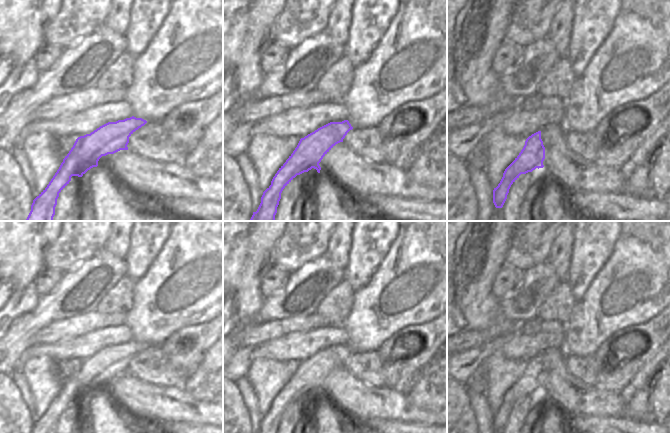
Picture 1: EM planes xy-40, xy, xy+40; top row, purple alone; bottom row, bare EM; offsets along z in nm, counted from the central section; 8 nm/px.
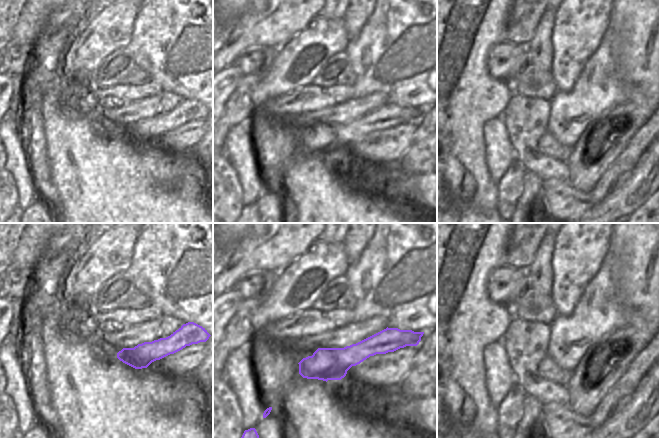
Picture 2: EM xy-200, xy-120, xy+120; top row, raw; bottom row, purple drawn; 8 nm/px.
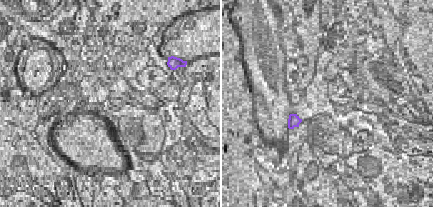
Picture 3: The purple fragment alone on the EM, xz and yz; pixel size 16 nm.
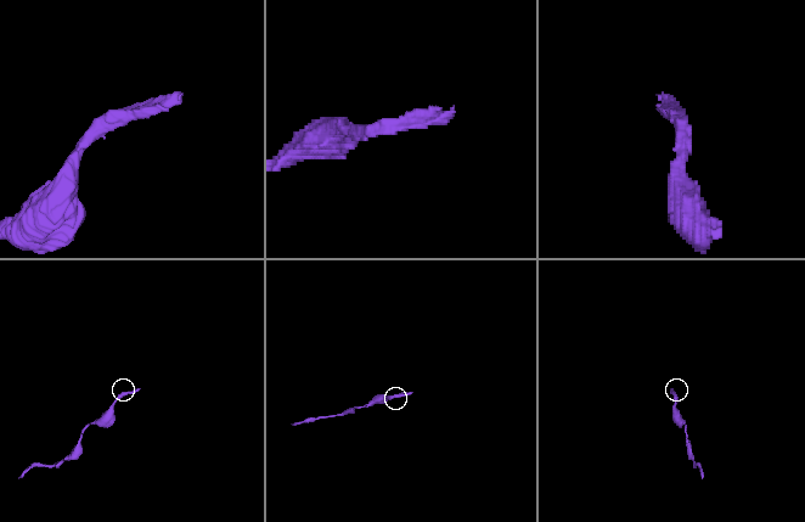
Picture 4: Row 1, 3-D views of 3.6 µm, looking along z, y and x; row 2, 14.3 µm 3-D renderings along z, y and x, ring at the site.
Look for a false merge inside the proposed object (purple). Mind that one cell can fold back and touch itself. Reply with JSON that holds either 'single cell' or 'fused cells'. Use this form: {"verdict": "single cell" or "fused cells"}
{"verdict": "fused cells"}

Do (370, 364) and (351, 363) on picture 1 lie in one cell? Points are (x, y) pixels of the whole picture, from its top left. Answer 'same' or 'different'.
same

